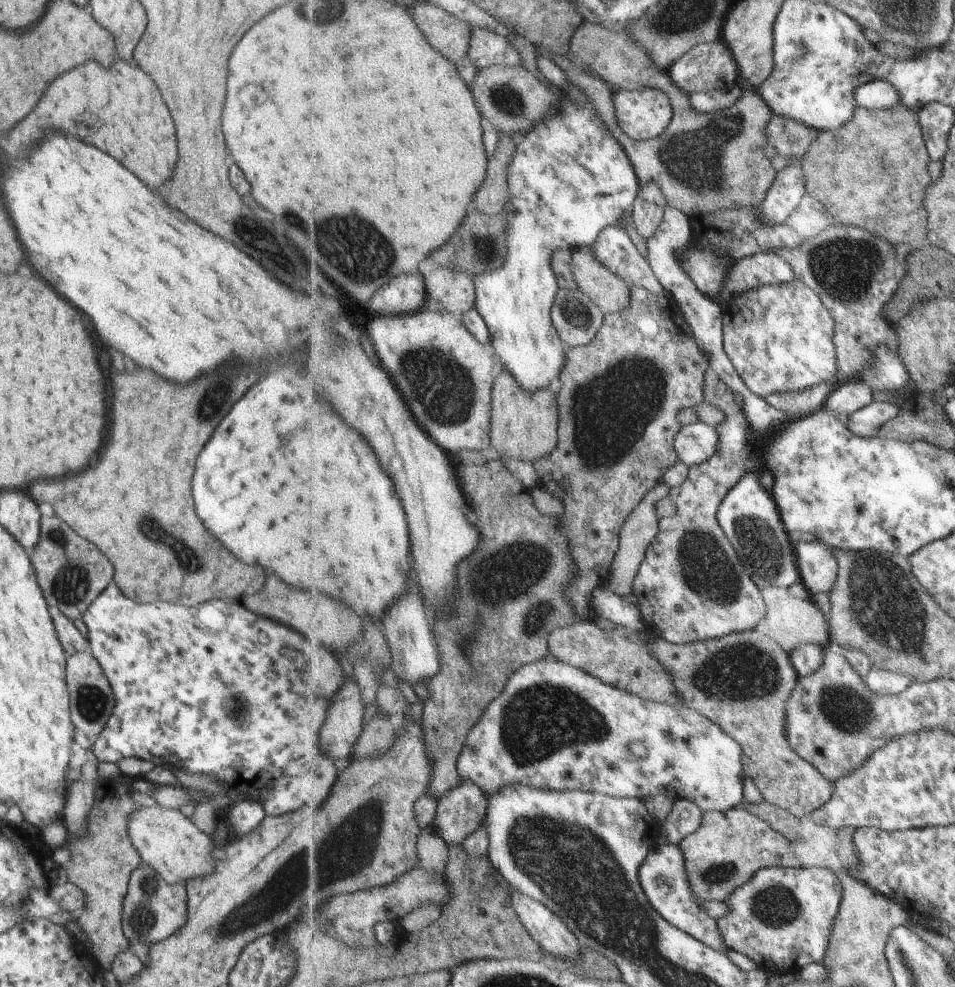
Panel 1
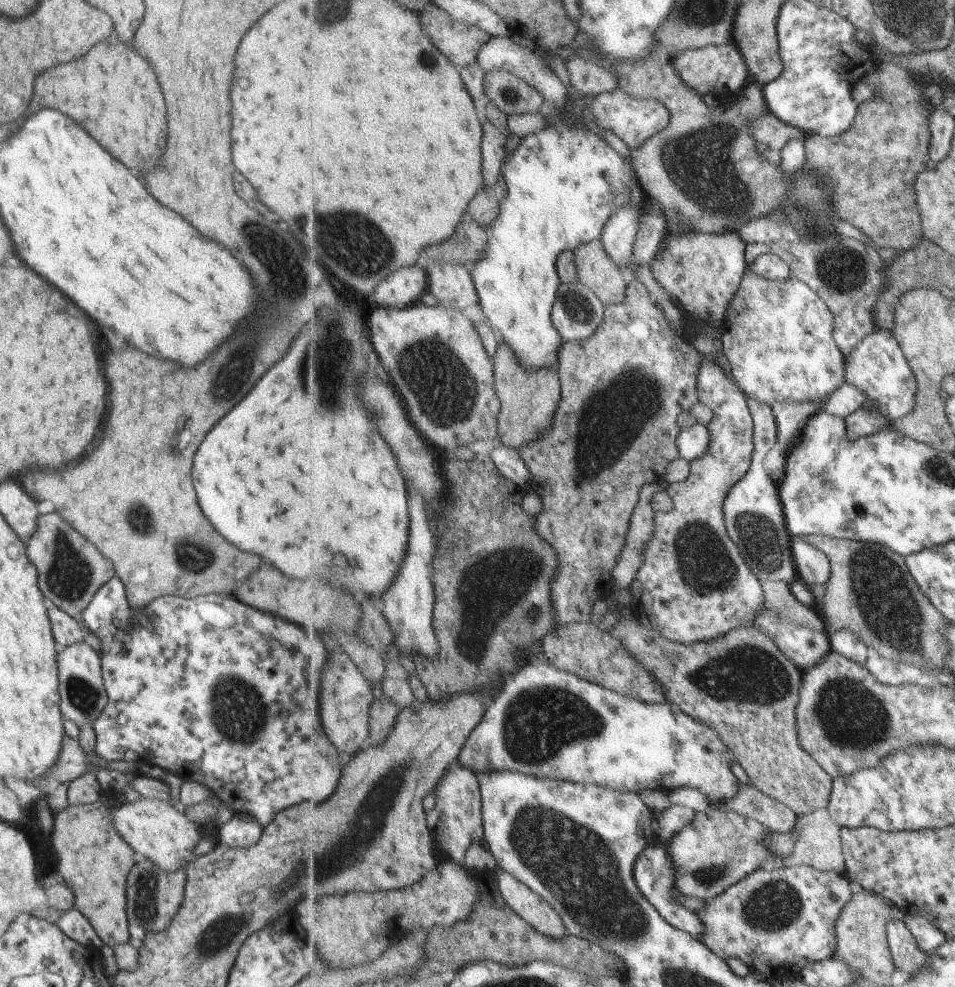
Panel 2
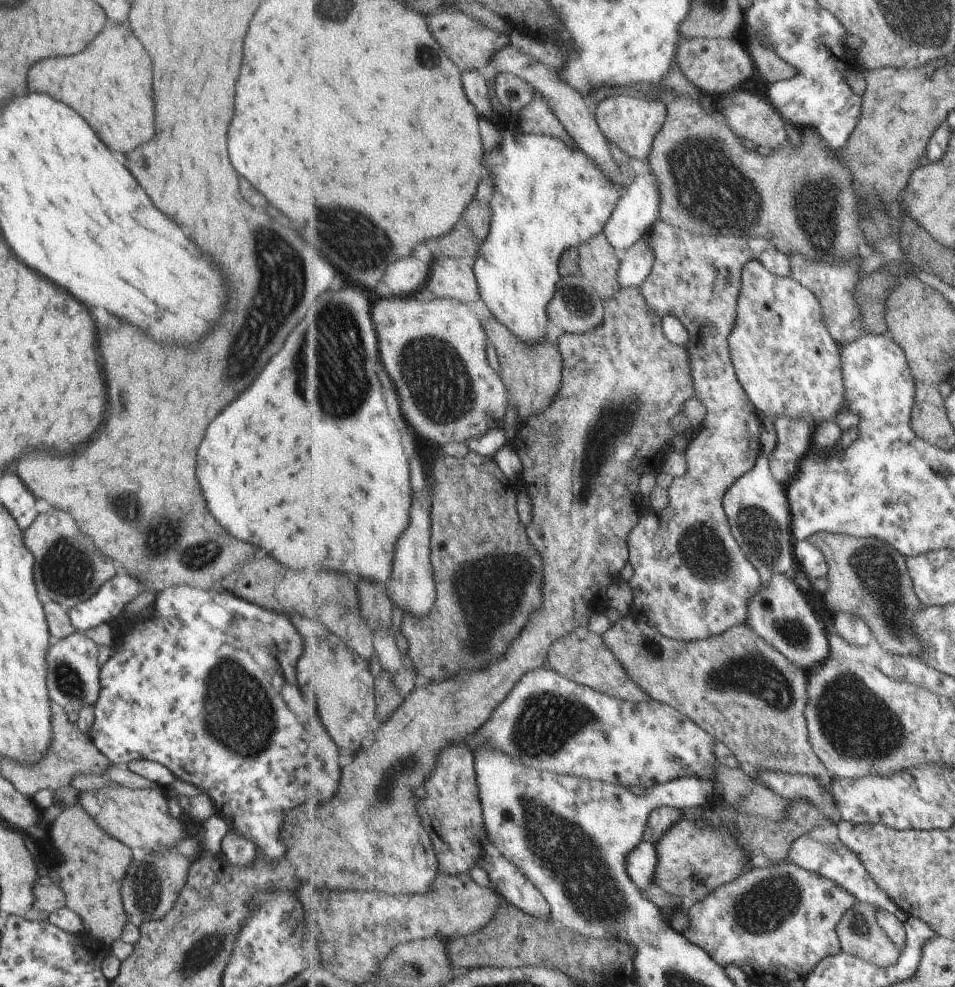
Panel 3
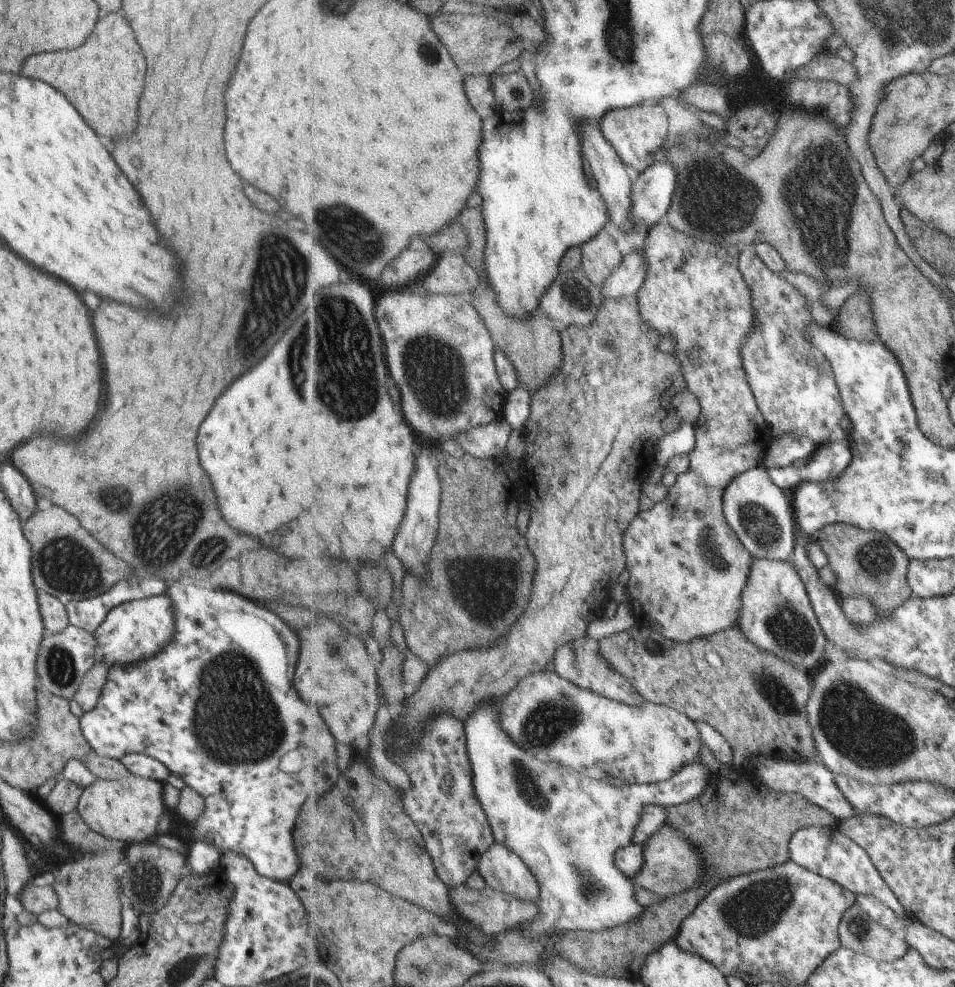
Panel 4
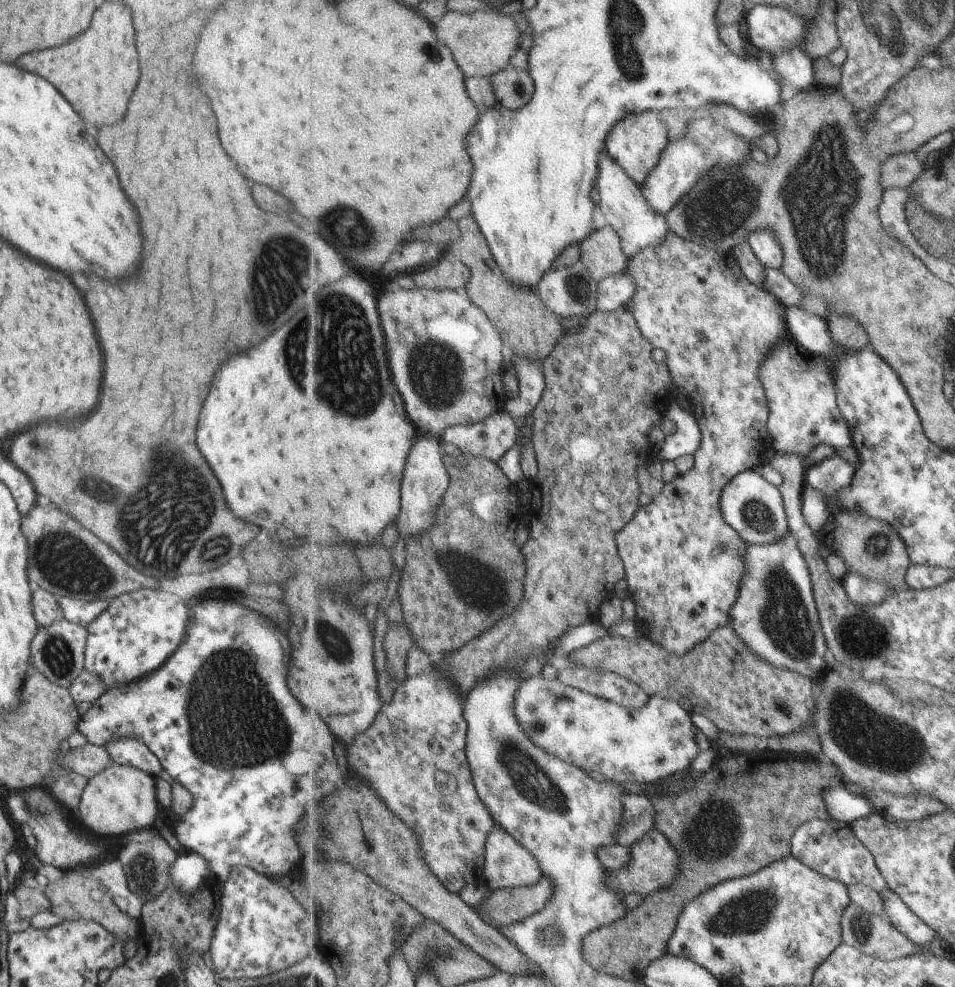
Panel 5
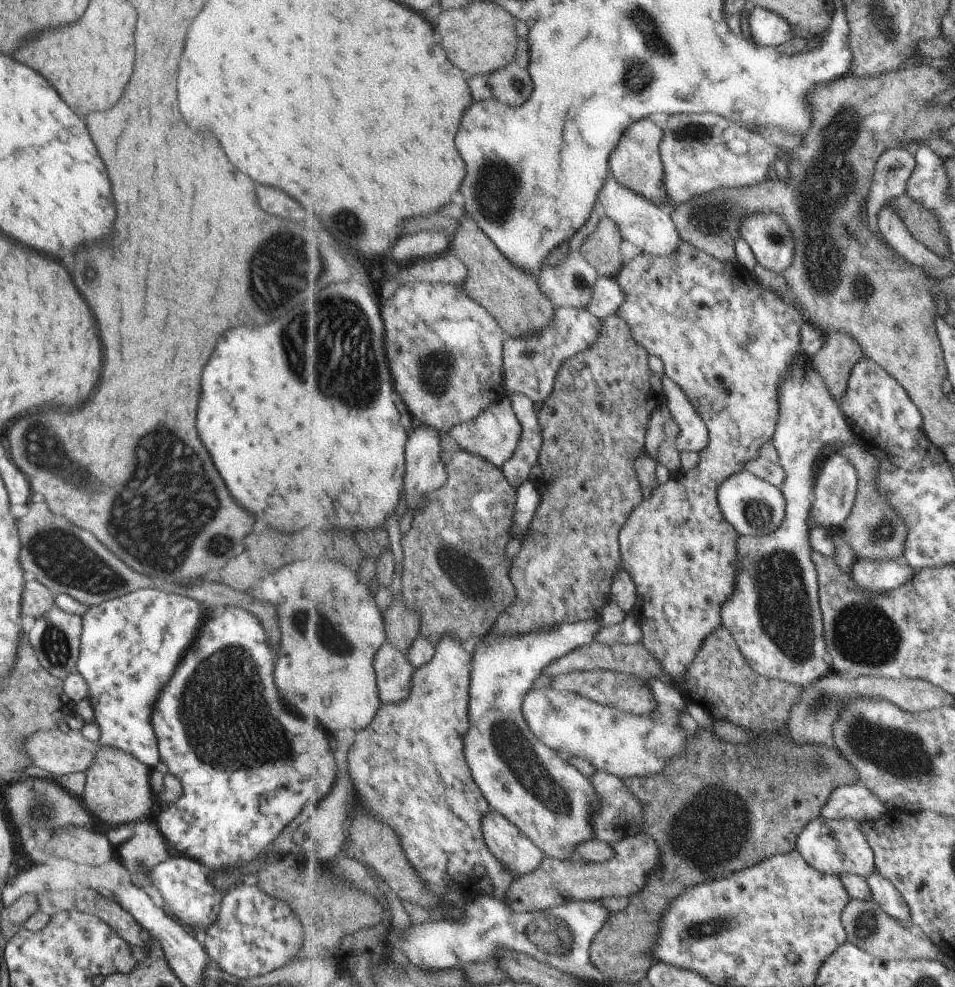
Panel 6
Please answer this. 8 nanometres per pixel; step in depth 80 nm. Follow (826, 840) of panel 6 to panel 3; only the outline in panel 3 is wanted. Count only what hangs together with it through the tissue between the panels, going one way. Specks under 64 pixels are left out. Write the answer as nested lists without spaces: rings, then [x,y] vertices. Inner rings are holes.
[[[801,836],[793,842],[789,854],[791,863],[811,870],[811,872],[819,873],[821,876],[841,884],[847,892],[851,892],[855,896],[859,904],[873,904],[873,906],[887,910],[891,914],[895,914],[904,924],[909,920],[910,916],[907,915],[907,912],[883,888],[879,888],[879,882],[875,880],[875,876],[869,874],[869,868],[865,868],[865,864],[861,862],[859,854],[853,852],[853,848],[849,848],[842,841],[826,844],[806,836]]]

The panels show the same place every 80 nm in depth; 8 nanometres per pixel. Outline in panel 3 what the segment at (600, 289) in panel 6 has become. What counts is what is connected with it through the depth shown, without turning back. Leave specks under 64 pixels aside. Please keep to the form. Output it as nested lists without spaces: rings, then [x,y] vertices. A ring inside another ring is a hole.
[[[647,232],[621,255],[618,281],[622,287],[641,287],[647,280],[656,261],[656,250],[652,245],[651,232]]]

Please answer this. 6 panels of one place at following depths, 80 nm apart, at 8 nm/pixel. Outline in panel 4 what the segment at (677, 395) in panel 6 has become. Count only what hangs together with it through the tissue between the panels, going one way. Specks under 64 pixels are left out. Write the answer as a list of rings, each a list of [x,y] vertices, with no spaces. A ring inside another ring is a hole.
[[[681,422],[676,431],[667,433],[659,441],[656,460],[659,466],[667,469],[668,460],[677,455],[688,455],[696,445],[696,427],[691,423]]]

